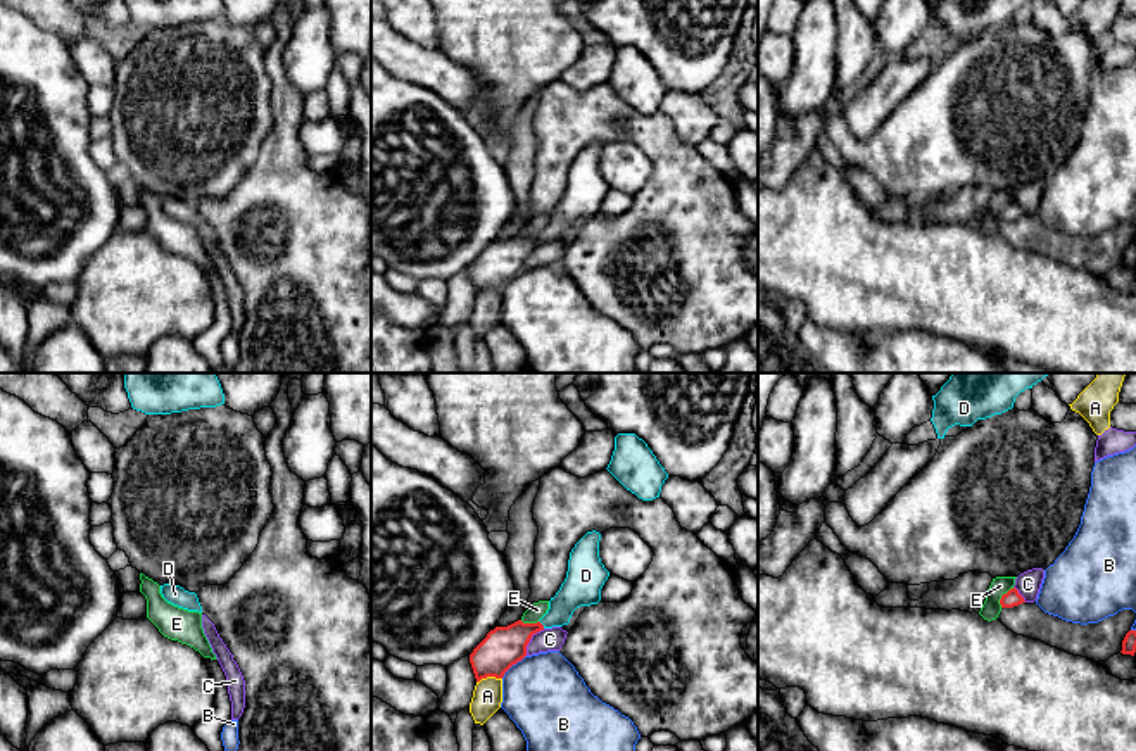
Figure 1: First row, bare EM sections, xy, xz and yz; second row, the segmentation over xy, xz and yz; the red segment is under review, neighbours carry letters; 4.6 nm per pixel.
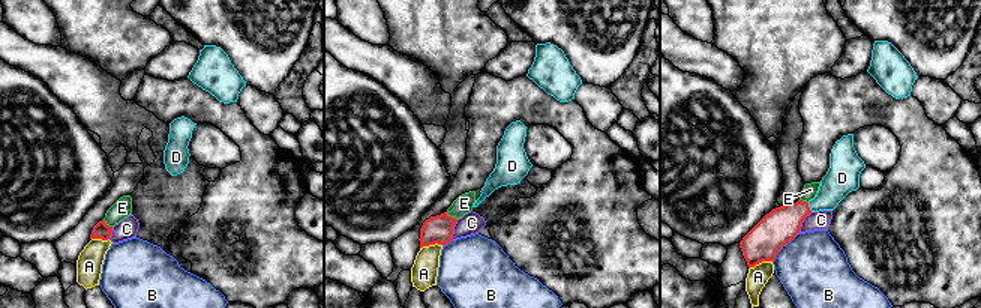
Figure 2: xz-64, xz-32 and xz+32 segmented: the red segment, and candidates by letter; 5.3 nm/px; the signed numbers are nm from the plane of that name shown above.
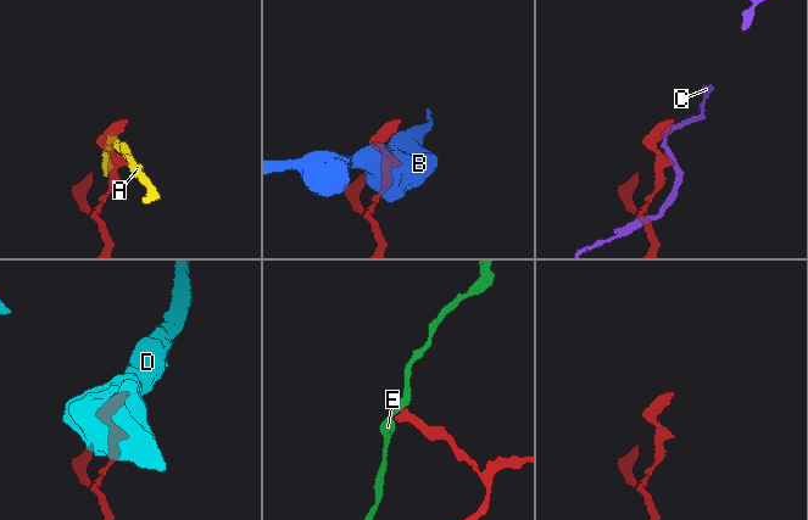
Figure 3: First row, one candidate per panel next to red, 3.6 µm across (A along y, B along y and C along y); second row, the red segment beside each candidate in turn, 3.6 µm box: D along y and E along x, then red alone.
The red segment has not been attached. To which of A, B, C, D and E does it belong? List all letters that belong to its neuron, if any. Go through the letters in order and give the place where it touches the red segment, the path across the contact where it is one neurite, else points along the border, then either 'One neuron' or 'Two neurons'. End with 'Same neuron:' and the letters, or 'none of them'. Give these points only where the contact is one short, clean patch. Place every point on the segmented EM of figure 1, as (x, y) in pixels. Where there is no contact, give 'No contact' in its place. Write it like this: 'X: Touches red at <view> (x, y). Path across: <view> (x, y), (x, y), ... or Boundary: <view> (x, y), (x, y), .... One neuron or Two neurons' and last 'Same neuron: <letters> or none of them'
A: Touches red at xz (489, 675). Two neurons
B: Touches red at xz (513, 663). Two neurons
C: Touches red at xz (530, 637). Boundary: xz (544, 629), (532, 636), (525, 655). Two neurons
D: Touches red at xz (541, 624). Path across: xz (504, 646), (518, 634), (541, 624), (580, 587). One neuron
E: Touches red at yz (1002, 596). Boundary: yz (1014, 587), (1002, 596), (1000, 606). Two neurons
Same neuron: D

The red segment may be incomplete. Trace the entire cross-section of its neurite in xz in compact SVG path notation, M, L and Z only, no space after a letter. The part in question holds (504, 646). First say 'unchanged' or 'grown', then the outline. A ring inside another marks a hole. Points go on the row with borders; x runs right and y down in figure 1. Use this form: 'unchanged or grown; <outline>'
grown; M587 532L571 549L566 578L549 601L547 613L537 623L521 620L495 627L470 654L476 682L487 677L502 678L504 673L527 656L533 634L570 623L580 606L597 604L601 589L609 577L599 558L601 533Z

